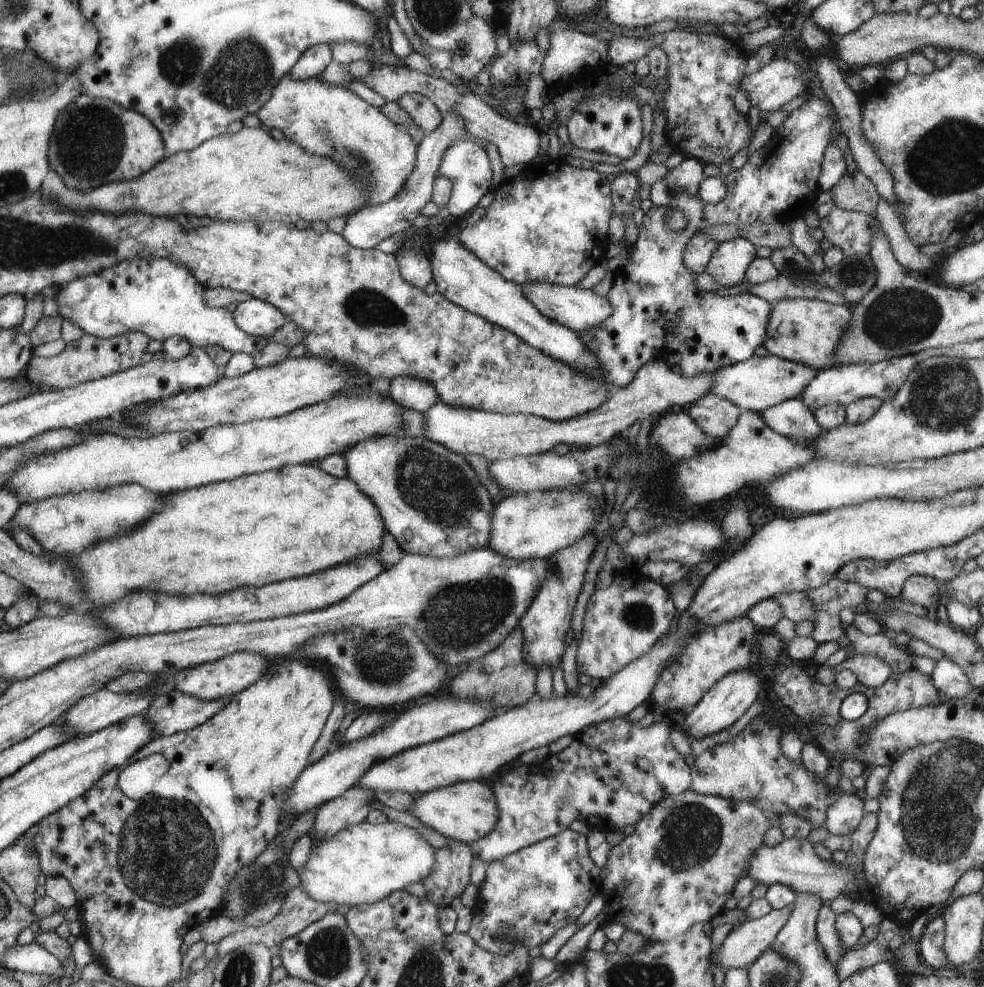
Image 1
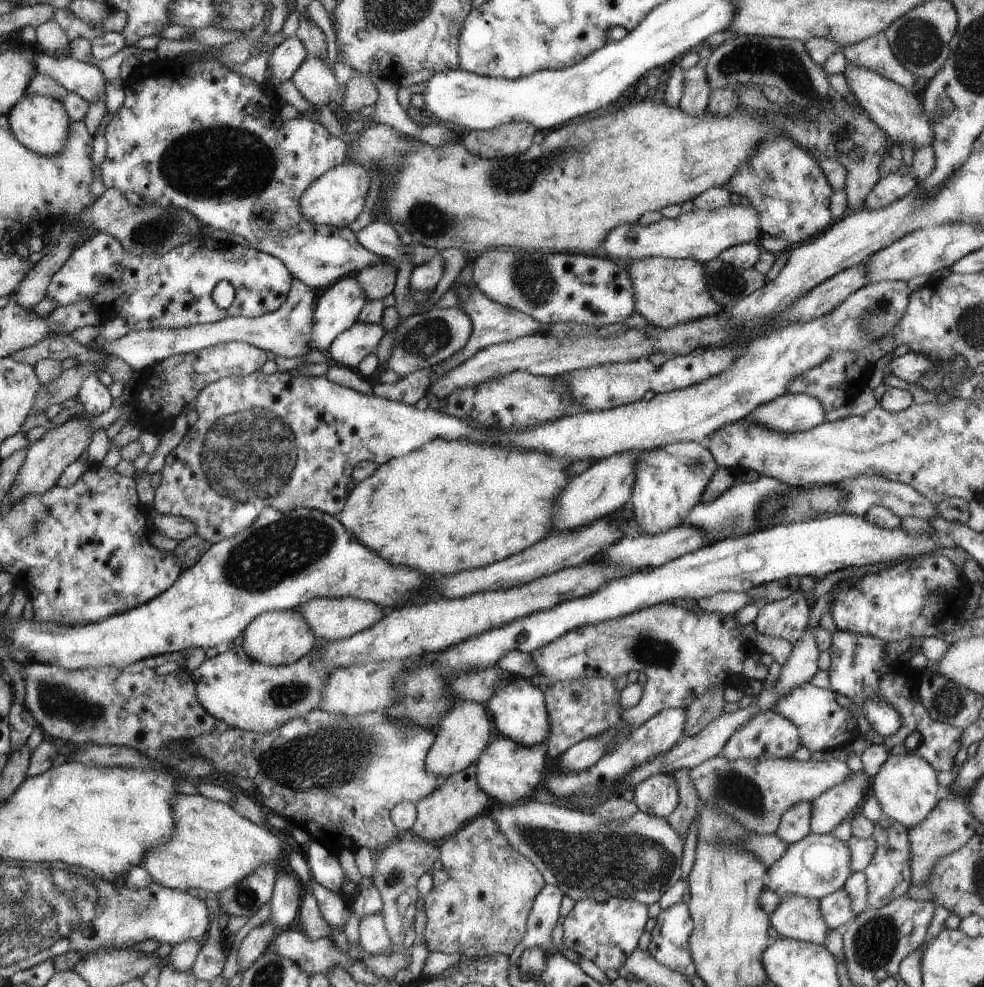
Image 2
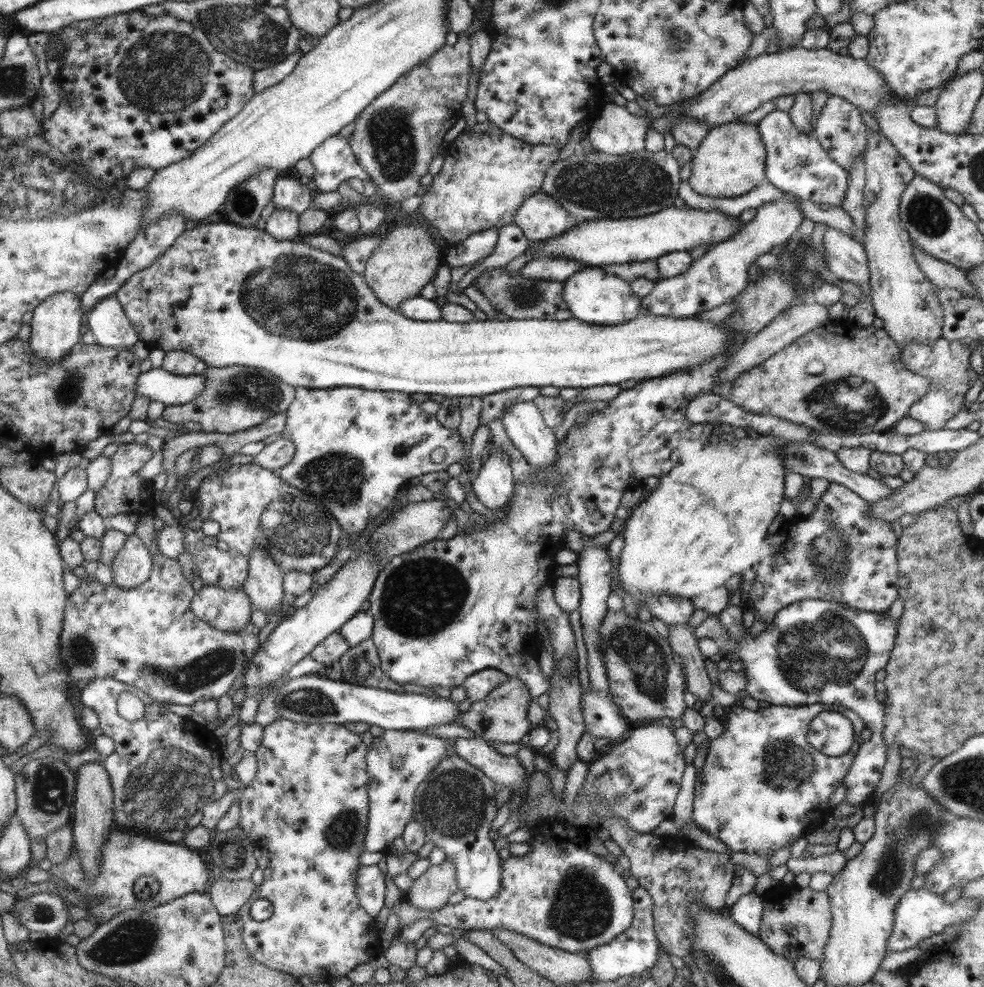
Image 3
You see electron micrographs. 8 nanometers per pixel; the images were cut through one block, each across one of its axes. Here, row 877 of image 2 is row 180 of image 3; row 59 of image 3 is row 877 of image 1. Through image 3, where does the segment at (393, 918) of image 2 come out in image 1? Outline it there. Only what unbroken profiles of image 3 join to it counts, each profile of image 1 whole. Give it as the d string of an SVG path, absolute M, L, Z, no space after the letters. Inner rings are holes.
M449 840L443 848L435 850L433 872L423 882L427 902L433 902L439 908L451 908L451 900L461 896L469 886L471 862L471 848L463 842Z

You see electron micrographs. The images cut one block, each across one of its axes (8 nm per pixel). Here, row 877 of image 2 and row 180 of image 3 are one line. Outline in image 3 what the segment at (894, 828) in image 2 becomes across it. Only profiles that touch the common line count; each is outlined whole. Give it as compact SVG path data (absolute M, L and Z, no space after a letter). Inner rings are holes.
M869 128L867 148L863 152L865 164L865 188L863 204L867 210L865 250L869 264L869 286L871 304L875 318L883 320L883 330L903 352L905 346L933 346L941 338L943 310L935 298L935 286L925 278L913 260L911 236L905 232L899 218L899 202L905 186L915 178L909 162L895 150L895 146L879 132Z

